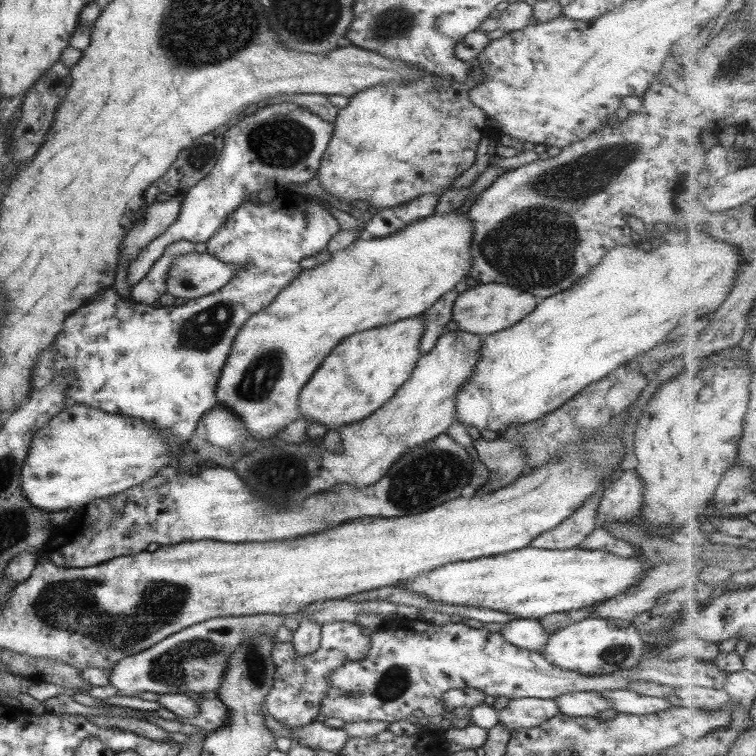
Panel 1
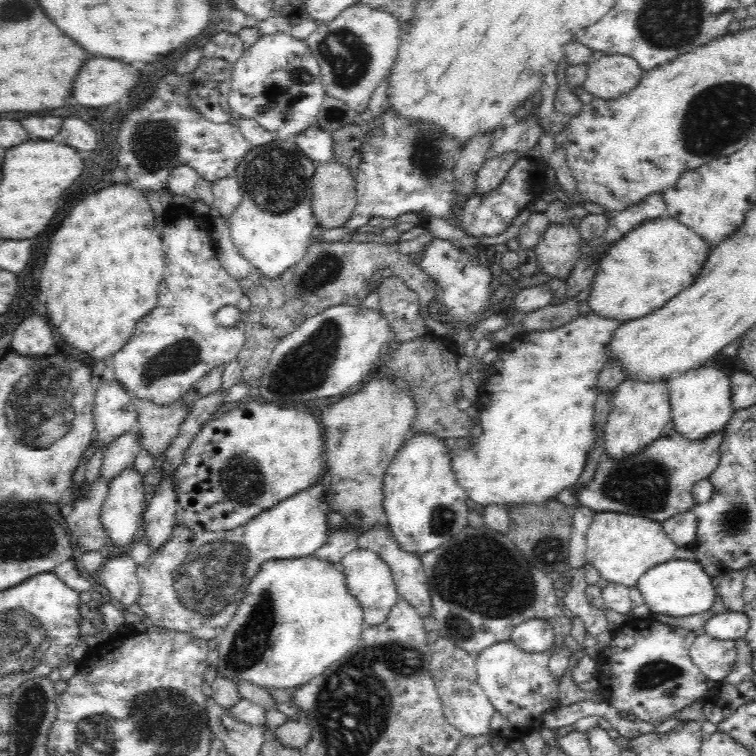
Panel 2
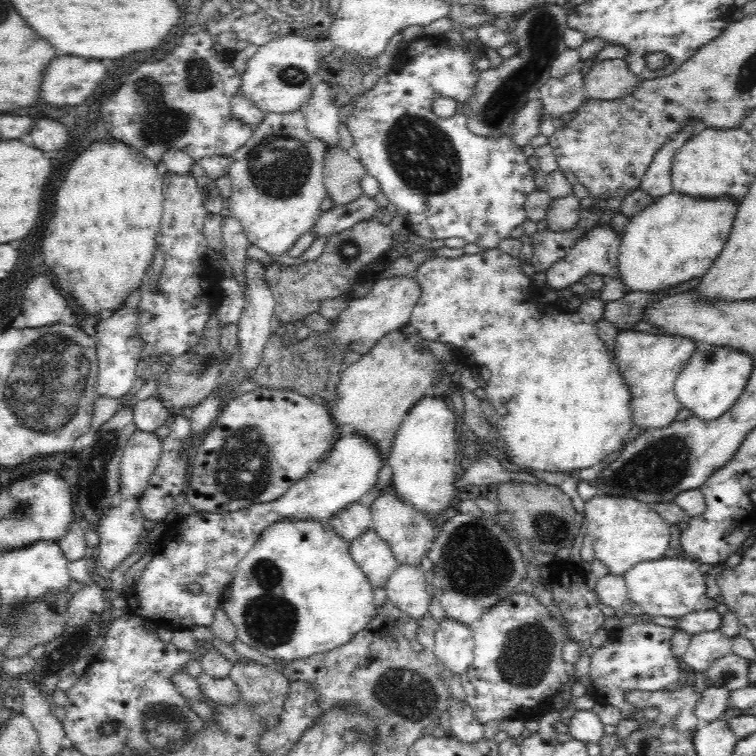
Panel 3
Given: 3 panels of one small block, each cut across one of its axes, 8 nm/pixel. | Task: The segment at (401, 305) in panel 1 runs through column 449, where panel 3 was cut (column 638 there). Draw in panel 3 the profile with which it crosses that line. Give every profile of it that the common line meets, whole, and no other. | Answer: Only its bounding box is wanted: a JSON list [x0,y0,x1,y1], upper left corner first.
[618,190,738,291]

